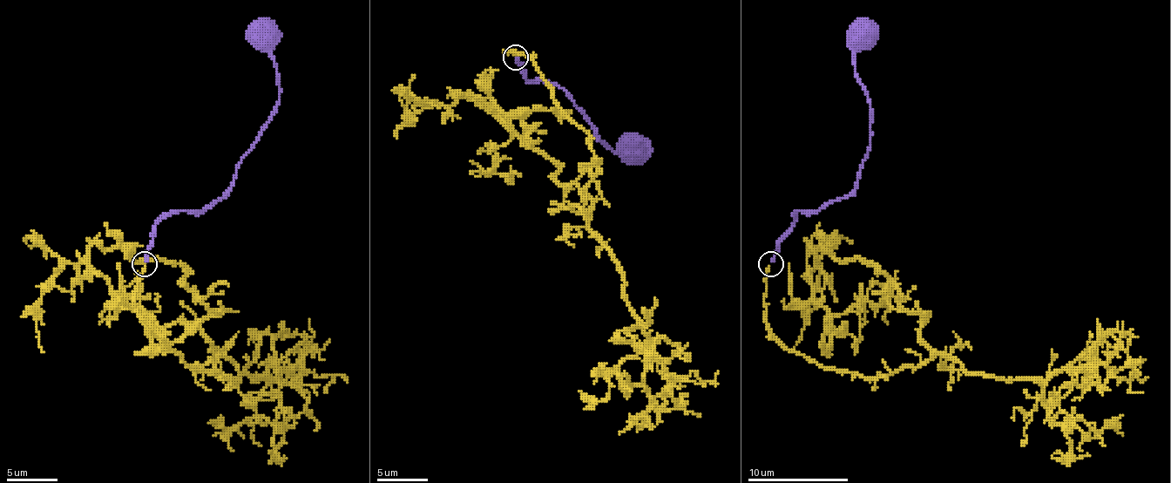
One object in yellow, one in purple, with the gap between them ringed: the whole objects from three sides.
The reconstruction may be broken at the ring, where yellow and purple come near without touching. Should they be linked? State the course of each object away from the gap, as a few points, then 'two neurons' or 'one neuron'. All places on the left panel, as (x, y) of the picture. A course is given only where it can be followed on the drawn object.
course yellow (145, 266), (135, 306), (228, 377), (200, 327), (220, 314), (178, 263), (89, 248), (138, 314), (135, 271); course purple (145, 261), (152, 228), (172, 213), (203, 210), (223, 195), (279, 99), (276, 64), (264, 30); one neuron

